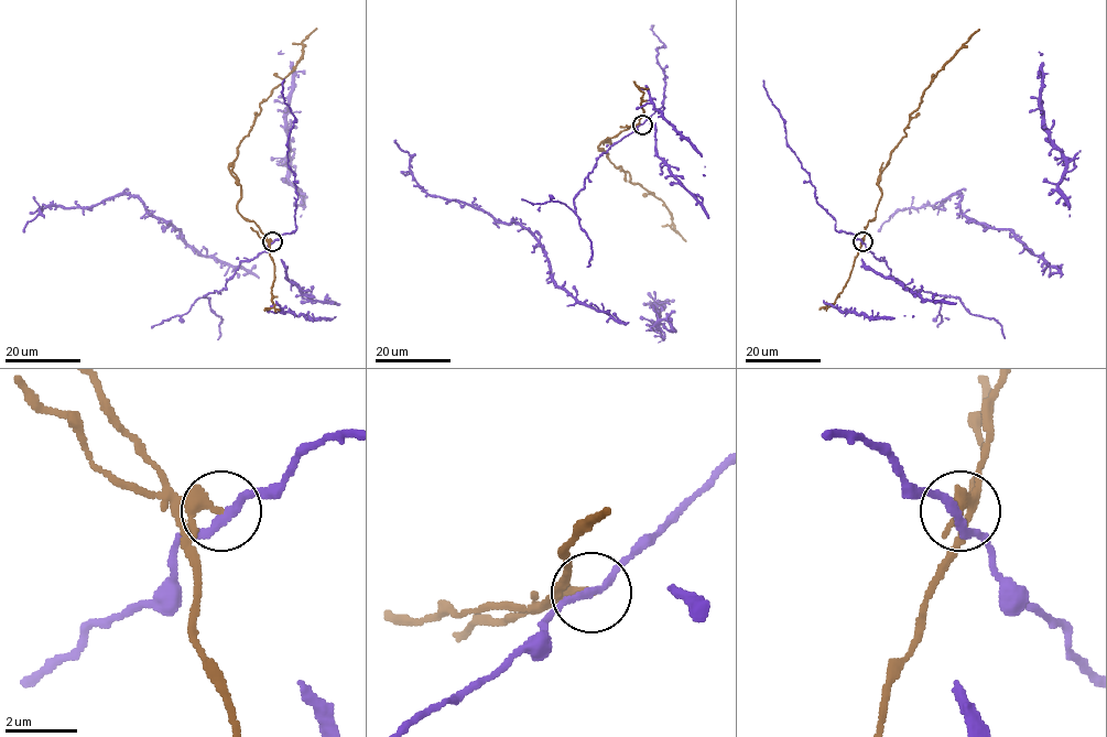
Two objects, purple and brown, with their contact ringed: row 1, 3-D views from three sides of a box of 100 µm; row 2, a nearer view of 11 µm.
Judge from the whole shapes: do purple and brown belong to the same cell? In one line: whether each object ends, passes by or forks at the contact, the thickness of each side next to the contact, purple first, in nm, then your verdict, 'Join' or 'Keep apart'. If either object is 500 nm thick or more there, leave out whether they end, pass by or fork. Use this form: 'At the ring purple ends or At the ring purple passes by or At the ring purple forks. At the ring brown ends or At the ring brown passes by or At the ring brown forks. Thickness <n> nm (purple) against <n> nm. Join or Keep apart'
At the ring purple passes by. At the ring brown ends. Thickness 220 nm (purple) against 340 nm. Keep apart

